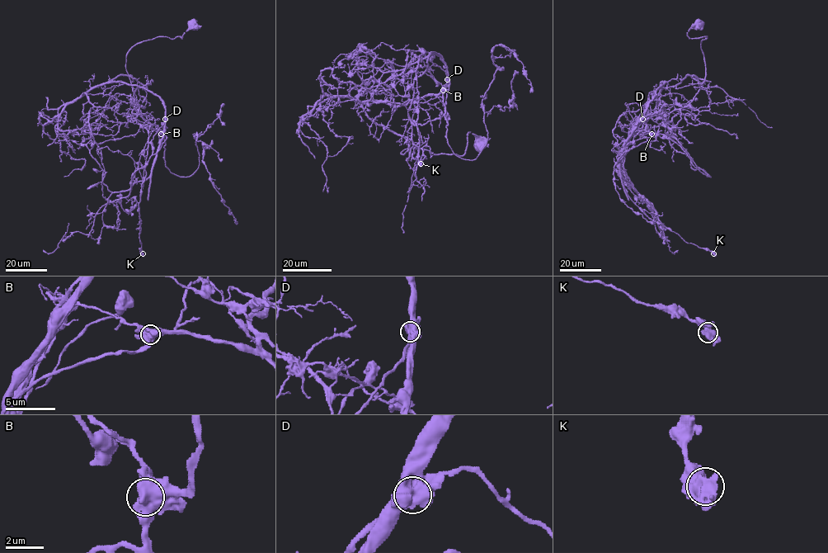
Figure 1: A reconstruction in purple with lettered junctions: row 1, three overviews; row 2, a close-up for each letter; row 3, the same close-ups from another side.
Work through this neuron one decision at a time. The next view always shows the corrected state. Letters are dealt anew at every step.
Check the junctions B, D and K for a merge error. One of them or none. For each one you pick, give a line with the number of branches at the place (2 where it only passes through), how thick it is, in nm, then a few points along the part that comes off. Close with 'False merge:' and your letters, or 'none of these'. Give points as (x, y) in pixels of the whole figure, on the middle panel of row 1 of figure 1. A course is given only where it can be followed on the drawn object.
D: 2 | 800 nm | (447, 78), (433, 54), (449, 76), (447, 143), (464, 159), (487, 139), (496, 45), (524, 66), (529, 92)
False merge: D

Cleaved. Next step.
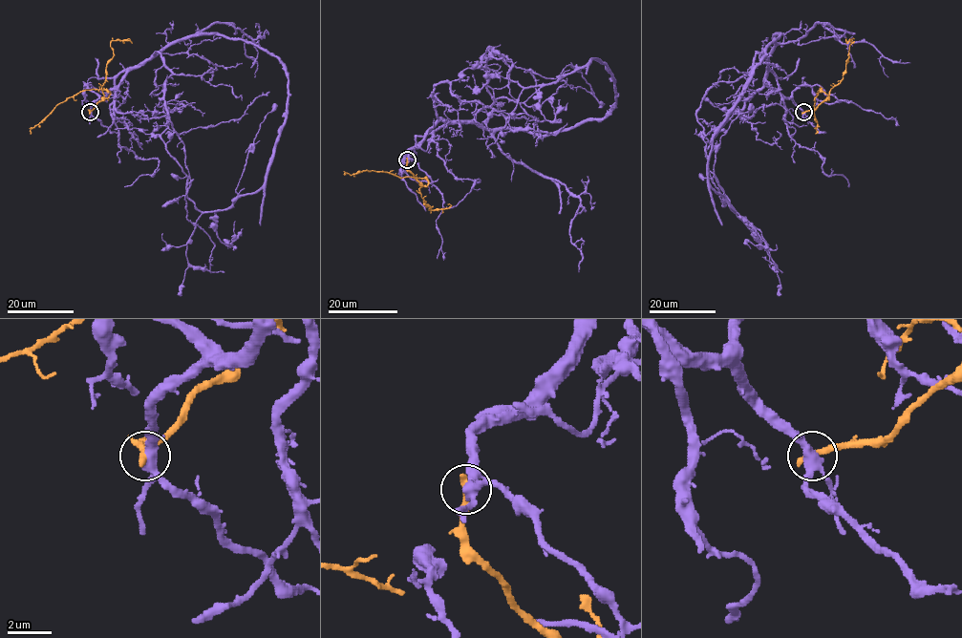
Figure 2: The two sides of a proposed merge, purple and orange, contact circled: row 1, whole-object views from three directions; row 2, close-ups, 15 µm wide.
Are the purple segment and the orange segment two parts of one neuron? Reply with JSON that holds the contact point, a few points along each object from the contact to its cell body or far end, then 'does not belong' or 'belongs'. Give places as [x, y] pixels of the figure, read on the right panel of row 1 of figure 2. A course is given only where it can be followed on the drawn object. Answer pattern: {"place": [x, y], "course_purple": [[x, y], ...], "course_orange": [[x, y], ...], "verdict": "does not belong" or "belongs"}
{"place": [803, 112], "course_purple": [[803, 112], [766, 83], [759, 53], [702, 98], [710, 177], [735, 211], [716, 147], [751, 103]], "course_orange": [[803, 112], [814, 110], [828, 97], [827, 95], [820, 90], [815, 97], [814, 116], [818, 124], [816, 134]], "verdict": "does not belong"}

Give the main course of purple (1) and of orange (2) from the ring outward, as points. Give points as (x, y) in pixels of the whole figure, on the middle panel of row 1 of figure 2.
1: (407, 159), (438, 120), (471, 121), (494, 100), (490, 47), (522, 86), (551, 84), (566, 65), (602, 104)
2: (407, 159), (407, 169), (427, 184), (424, 178), (385, 172), (345, 173)

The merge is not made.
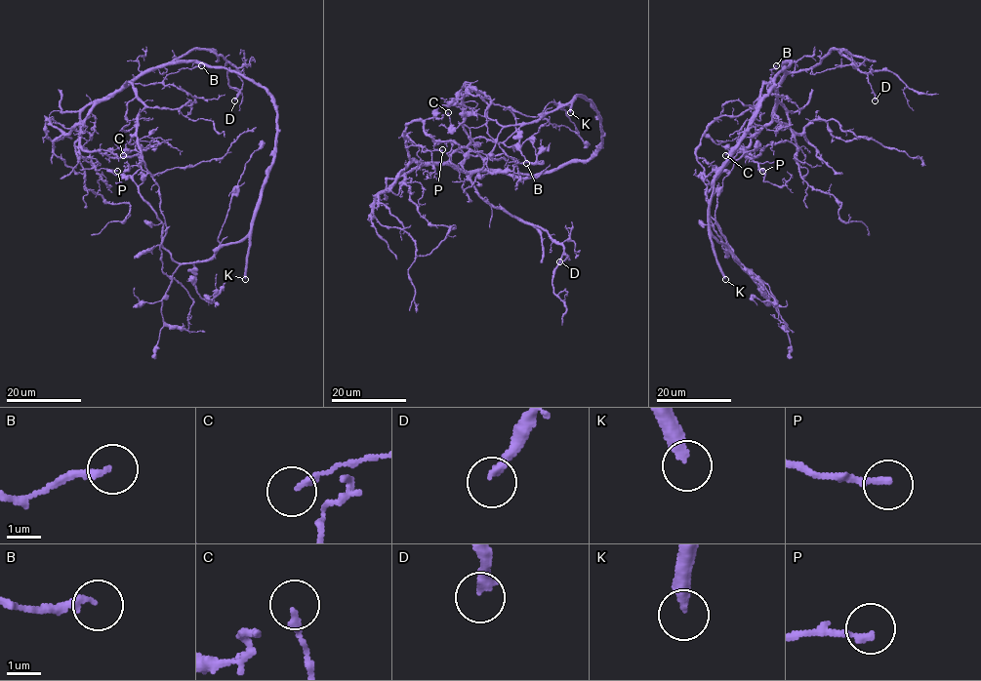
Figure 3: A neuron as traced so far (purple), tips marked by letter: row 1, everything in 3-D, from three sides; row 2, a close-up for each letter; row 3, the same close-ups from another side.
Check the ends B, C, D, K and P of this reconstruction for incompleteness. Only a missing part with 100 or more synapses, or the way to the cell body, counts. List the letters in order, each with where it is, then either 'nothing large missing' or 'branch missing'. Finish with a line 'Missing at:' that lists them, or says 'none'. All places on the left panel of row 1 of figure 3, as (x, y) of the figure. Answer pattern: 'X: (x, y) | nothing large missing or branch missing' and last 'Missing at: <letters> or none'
B: (201, 65) | nothing large missing
C: (123, 155) | nothing large missing
D: (234, 100) | nothing large missing
K: (245, 279) | branch missing
P: (117, 171) | nothing large missing
Missing at: K

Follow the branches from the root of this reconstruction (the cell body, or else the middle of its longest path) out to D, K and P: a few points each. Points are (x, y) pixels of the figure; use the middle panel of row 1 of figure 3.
D: (463, 98), (463, 130), (470, 141), (451, 162), (489, 203), (557, 241), (567, 256), (559, 261)
K: (463, 98), (467, 83), (488, 96), (491, 103), (484, 115), (503, 126), (536, 122), (574, 98), (570, 112)
P: (463, 98), (463, 130), (470, 141), (448, 161), (414, 162), (404, 134), (429, 150), (442, 149)

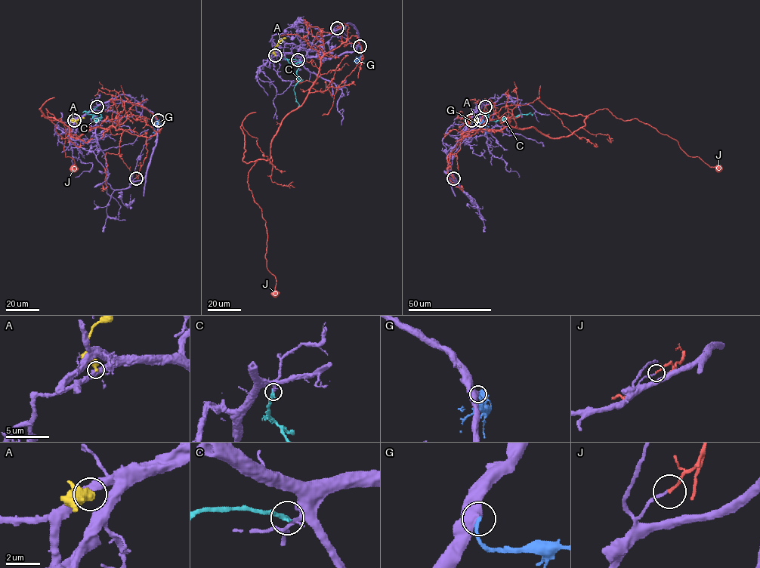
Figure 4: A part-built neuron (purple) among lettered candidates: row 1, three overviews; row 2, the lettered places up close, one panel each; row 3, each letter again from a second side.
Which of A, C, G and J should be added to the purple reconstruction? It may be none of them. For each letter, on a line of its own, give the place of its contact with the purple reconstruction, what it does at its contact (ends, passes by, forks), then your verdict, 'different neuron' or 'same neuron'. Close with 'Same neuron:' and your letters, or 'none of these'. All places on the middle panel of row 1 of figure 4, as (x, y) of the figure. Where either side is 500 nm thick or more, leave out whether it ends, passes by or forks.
A: (275, 55) | it ends | different neuron
C: (298, 60) | it ends | same neuron
G: (359, 46) | different neuron
J: (337, 28) | it ends | different neuron
Same neuron: C

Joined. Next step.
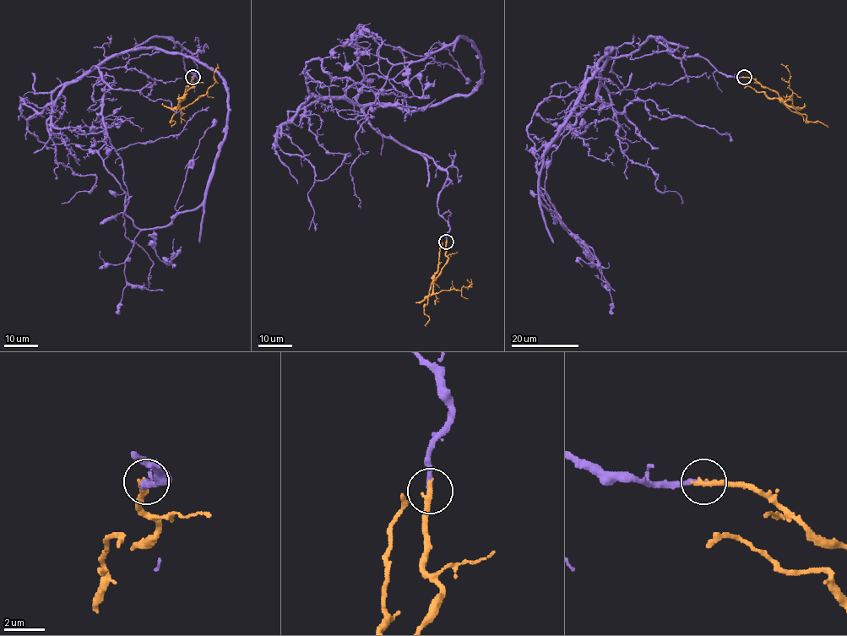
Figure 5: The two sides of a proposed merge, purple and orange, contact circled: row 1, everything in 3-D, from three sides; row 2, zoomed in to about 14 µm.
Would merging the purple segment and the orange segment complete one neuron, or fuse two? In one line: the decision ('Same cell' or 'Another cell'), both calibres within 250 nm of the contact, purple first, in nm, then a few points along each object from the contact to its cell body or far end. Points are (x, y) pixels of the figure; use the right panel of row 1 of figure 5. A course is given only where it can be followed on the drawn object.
Same cell. Thickness 200 nm (purple) against 320 nm. Course of purple: (744, 77), (655, 37), (609, 48), (545, 153), (553, 212), (547, 163), (583, 118). Course of orange: (744, 77), (754, 78), (773, 90), (795, 109), (789, 87), (789, 71), (781, 65)

